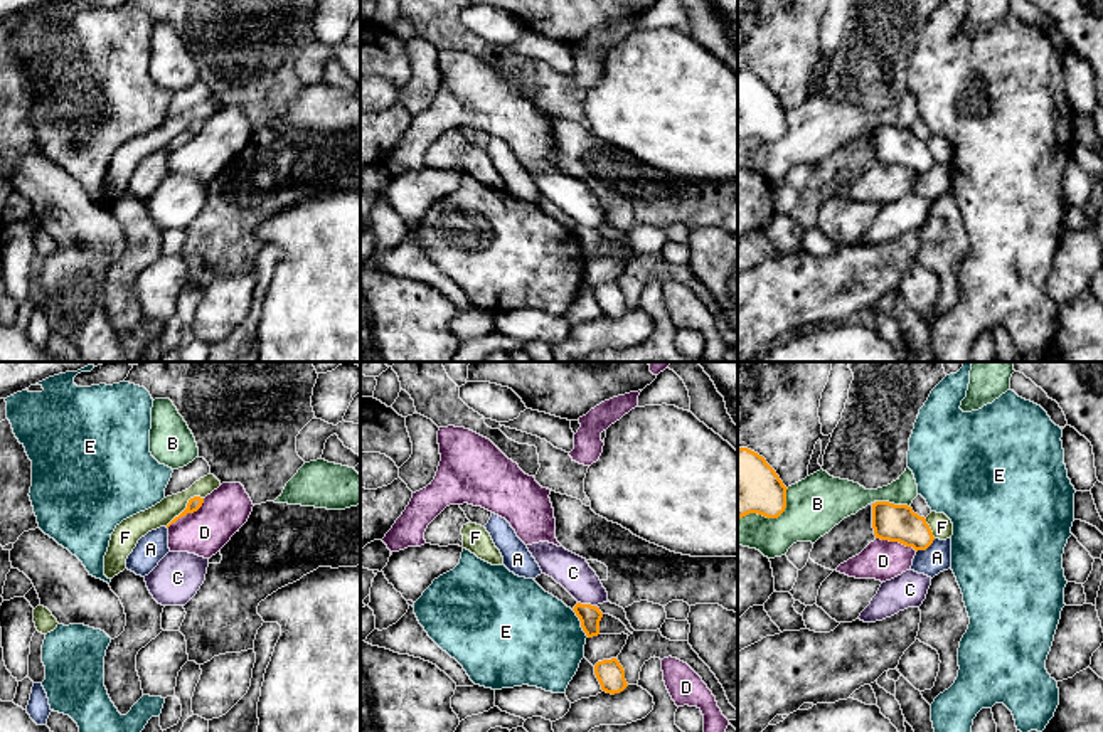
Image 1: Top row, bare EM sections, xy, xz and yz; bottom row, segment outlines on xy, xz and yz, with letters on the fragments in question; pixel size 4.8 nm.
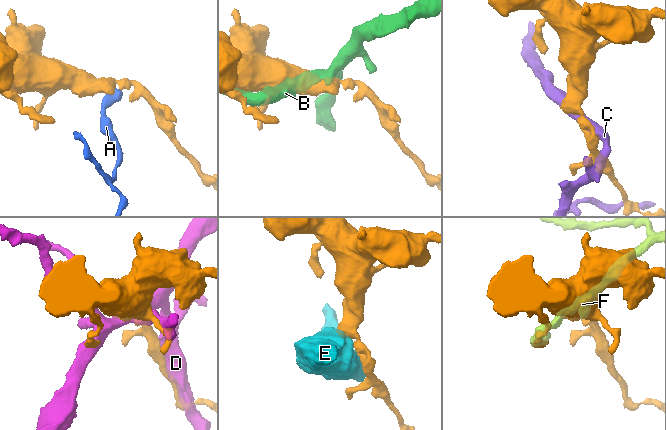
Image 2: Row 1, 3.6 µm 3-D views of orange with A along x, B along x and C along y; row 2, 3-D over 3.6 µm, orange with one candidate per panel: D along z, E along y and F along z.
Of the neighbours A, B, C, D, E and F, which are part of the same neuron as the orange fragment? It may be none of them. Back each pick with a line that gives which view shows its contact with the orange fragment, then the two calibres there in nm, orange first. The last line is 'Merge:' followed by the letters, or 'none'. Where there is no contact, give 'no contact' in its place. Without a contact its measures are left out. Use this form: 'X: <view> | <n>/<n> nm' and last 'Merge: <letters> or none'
Merge: none

